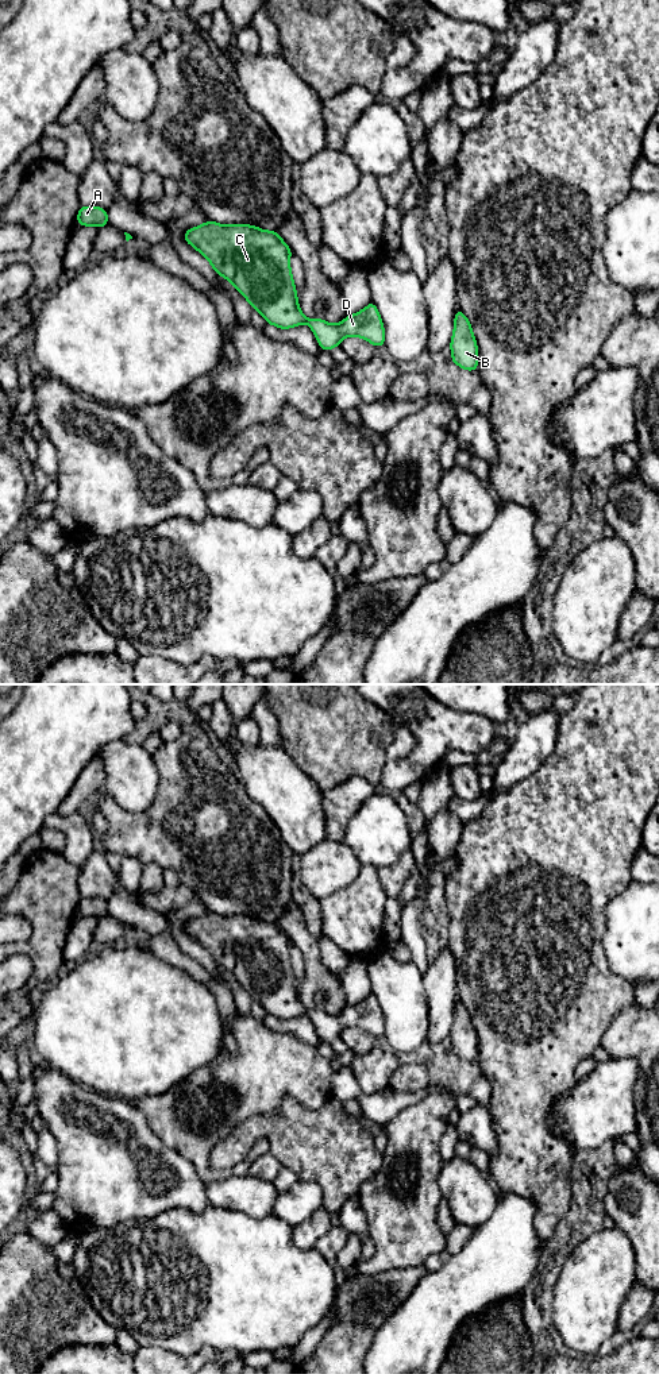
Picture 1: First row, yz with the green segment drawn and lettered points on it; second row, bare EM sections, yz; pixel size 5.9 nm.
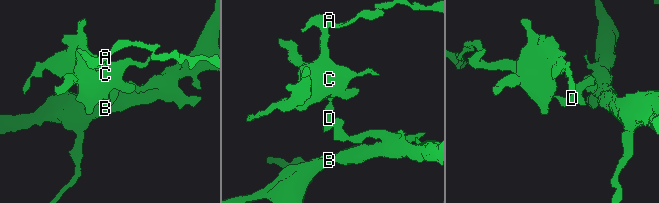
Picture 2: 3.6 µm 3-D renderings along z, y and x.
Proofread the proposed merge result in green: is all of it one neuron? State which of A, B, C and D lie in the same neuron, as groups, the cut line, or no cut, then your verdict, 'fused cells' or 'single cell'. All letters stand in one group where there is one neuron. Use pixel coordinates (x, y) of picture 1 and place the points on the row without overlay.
A B C D; no cut; single cell

